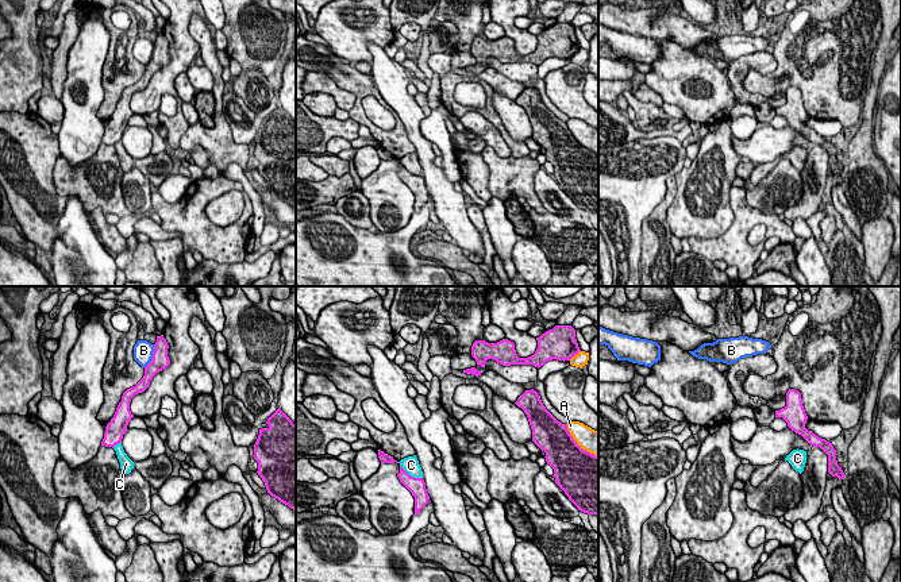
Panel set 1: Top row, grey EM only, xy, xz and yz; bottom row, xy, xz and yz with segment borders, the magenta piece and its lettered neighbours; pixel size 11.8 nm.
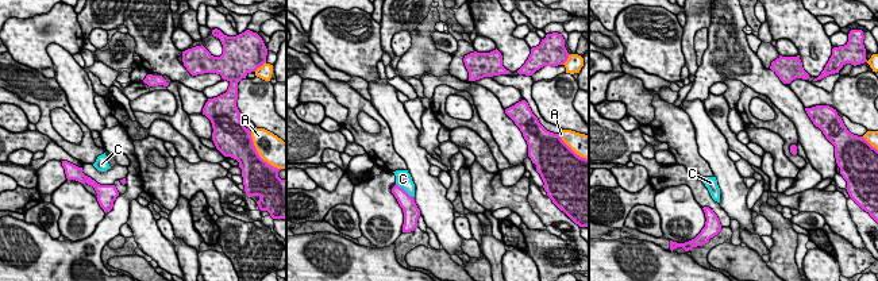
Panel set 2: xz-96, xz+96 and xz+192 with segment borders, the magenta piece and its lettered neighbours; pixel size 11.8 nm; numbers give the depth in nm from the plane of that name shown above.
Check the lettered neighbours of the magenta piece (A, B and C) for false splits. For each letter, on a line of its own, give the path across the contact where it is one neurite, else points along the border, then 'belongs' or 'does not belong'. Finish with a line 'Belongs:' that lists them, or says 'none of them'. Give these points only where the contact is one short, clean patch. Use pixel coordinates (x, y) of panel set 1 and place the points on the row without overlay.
A: does not belong
B: border xy (154, 42), (151, 58), (145, 65); does not belong
C: border xz (400, 162), (411, 173), (422, 176); does not belong
Belongs: none of them

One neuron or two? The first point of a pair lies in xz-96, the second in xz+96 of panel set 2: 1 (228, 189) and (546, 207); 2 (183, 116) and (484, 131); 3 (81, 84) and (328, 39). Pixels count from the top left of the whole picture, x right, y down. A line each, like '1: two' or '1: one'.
1: one
2: one
3: two

